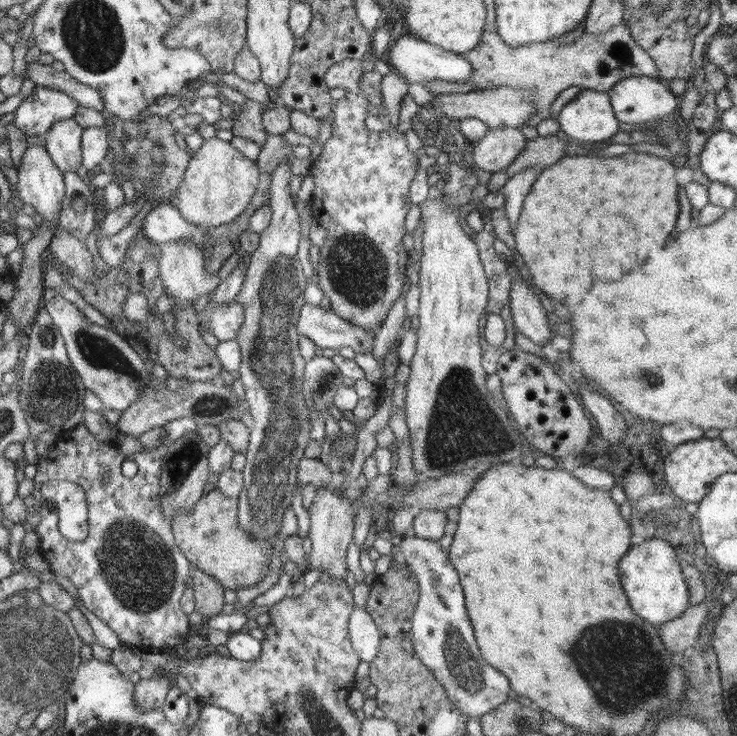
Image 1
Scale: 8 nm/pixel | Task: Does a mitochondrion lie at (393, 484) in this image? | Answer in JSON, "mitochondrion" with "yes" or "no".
{"mitochondrion":"no"}

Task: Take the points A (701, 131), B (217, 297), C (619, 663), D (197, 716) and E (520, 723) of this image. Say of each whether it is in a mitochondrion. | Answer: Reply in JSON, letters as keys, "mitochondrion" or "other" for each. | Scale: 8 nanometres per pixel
{"A":"other","B":"other","C":"mitochondrion","D":"other","E":"mitochondrion"}

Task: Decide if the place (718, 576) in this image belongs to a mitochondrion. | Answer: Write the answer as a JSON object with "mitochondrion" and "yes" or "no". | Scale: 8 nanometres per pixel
{"mitochondrion":"no"}

